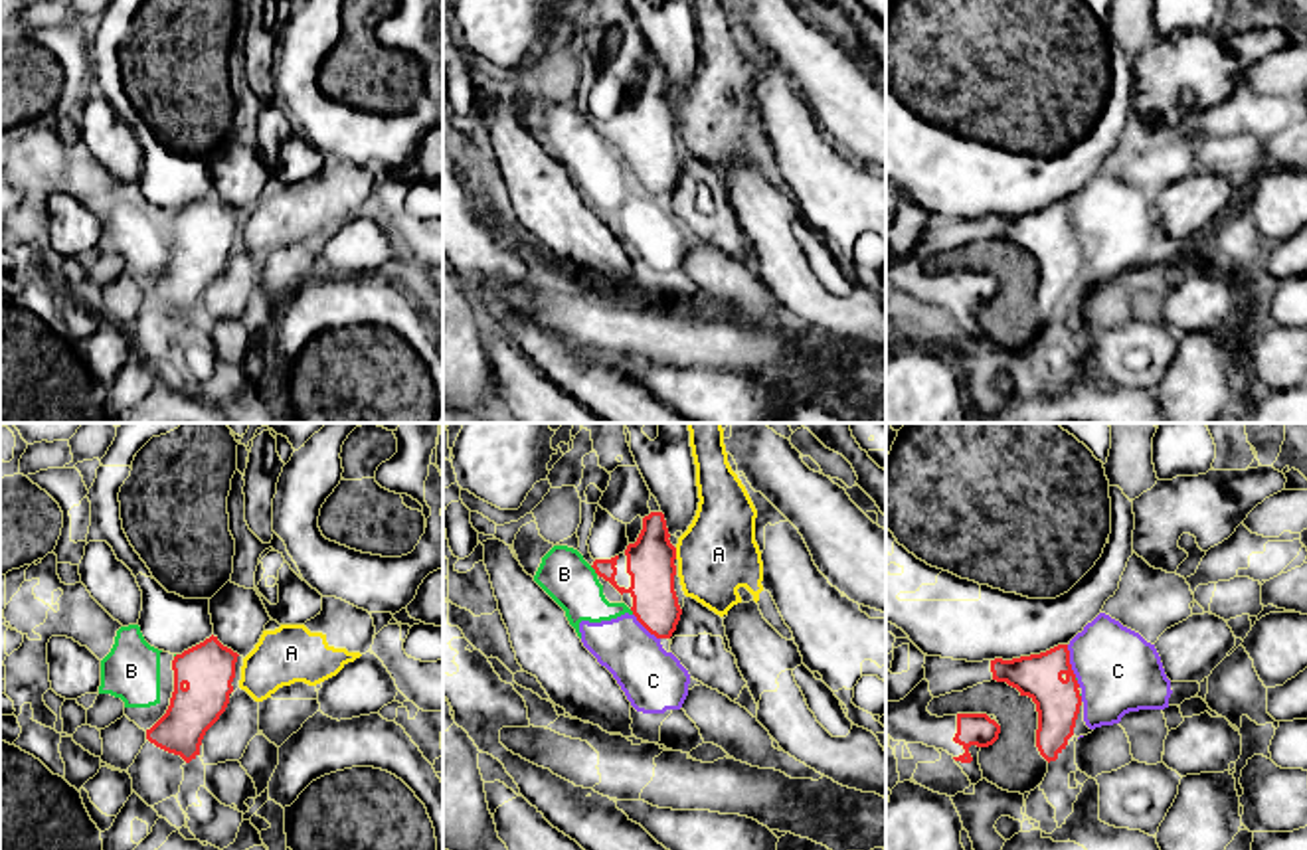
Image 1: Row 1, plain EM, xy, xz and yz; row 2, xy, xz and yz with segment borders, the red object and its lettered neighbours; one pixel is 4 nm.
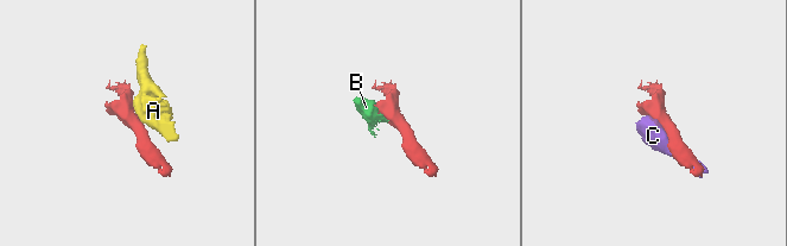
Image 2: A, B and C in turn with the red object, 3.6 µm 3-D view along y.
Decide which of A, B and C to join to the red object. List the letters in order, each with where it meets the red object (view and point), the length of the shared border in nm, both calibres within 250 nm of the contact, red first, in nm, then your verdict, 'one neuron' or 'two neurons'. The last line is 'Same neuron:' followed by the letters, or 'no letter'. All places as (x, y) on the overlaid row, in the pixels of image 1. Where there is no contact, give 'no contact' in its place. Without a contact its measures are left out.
A: xz (675, 554) | 50 nm | 190/320 nm | two neurons
B: xz (594, 568) | 50 nm | 190/200 nm | two neurons
C: yz (1068, 661) | 140 nm | 190/340 nm | two neurons
Same neuron: no letter

